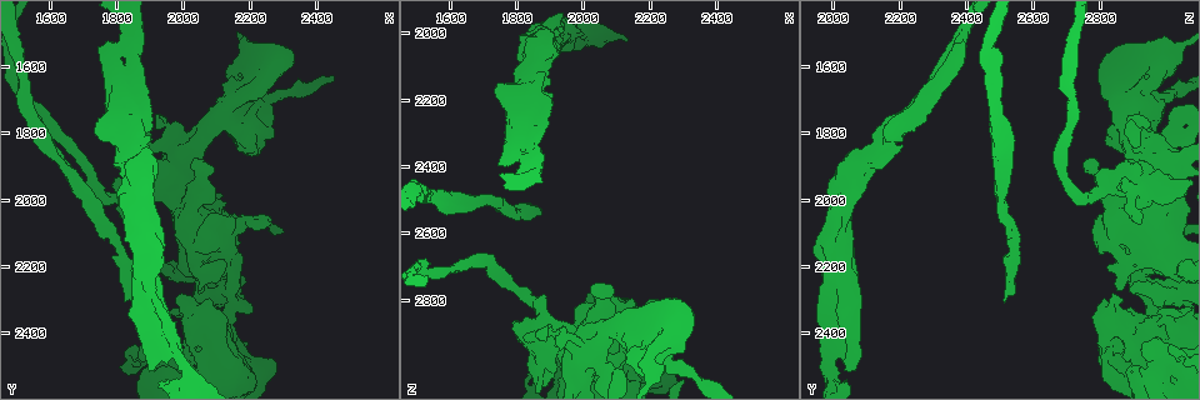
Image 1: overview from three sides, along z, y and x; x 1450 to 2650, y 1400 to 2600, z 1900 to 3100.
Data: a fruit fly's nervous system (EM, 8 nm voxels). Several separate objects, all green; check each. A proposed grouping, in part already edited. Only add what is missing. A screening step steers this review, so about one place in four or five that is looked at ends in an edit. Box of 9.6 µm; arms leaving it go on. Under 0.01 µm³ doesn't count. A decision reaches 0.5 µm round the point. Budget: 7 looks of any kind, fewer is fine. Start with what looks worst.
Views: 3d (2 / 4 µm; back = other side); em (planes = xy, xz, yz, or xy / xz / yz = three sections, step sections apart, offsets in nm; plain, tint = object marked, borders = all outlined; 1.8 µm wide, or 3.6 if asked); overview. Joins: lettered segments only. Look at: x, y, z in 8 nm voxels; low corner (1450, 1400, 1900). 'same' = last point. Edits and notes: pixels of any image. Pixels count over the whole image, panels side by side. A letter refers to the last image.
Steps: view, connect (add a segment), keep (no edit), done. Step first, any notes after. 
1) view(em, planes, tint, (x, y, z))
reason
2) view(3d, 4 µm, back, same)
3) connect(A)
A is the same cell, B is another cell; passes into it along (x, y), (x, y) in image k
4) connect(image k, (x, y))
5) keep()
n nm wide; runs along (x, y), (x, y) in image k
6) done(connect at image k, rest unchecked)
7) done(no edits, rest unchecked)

view(em, yz, step 8, borders, (1820, 2300, 2510))
end of a long branch

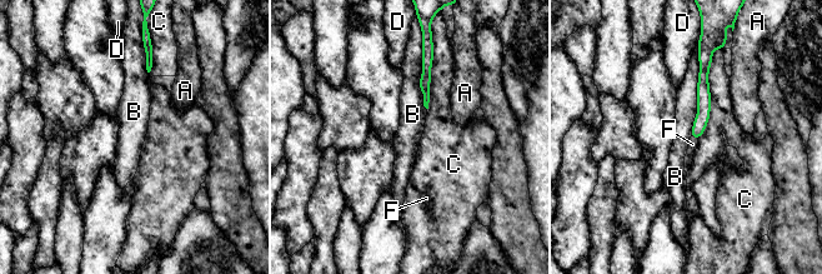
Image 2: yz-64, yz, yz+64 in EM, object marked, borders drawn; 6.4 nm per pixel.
connect(F)
F is the same cell, A, B, C and D are other cells; passes into it along (703, 100), (695, 138), (692, 144) in image 2; it goes on there

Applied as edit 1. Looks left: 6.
view(em, xz, step 4, tint, (2130, 2290, 3010))
four or more arms meet

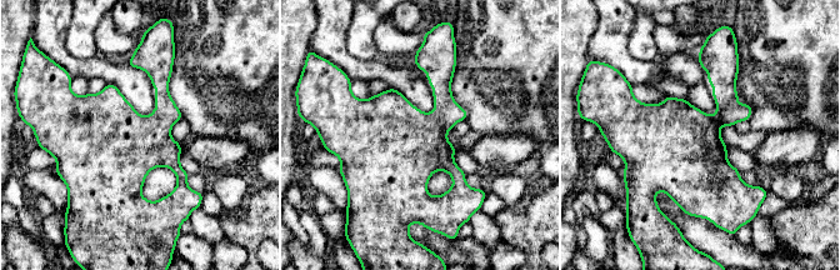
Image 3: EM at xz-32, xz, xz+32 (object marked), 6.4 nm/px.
view(em, planes, borders, same)
another direction

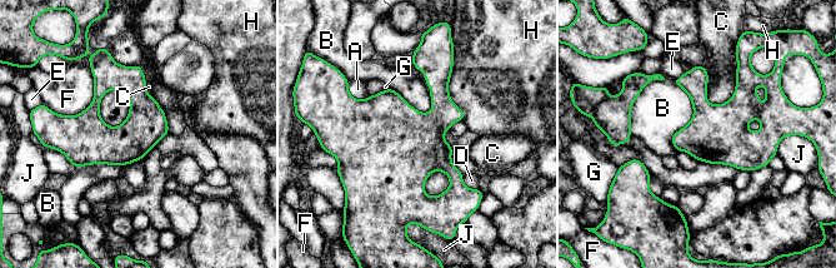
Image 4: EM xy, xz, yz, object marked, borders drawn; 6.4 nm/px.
keep()
A, B, C, D, E, F, G, H and J are other cells; border along (671, 80), (692, 108), (677, 150) in image 4; no lettered segment goes on from it

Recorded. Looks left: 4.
view(3d, 4 µm, back, (1950, 2500, 2890))
thick end

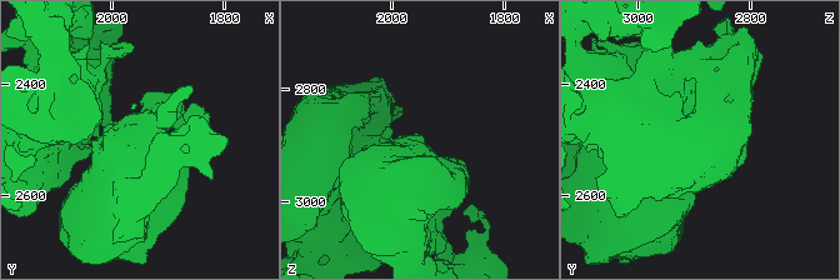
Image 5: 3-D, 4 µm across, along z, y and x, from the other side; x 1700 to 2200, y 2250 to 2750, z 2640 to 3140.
view(em, 3.6 µm, planes, borders, same)

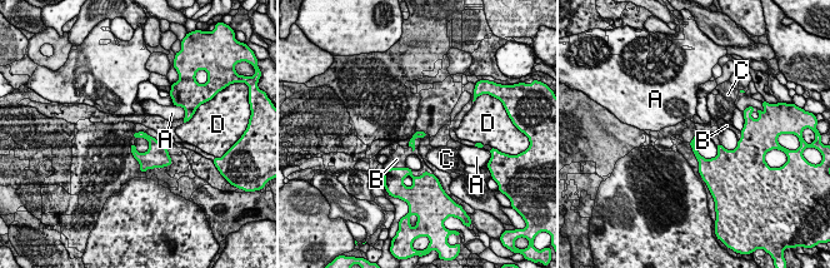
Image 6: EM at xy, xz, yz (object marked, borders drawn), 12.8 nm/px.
connect(B)
B is the same cell, A, C and D are other cells; passes into it along (393, 178), (399, 168), (396, 159) in image 6; the neuron continues

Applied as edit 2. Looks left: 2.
done(connect at image 2, connect at image 6, rest unchecked)

